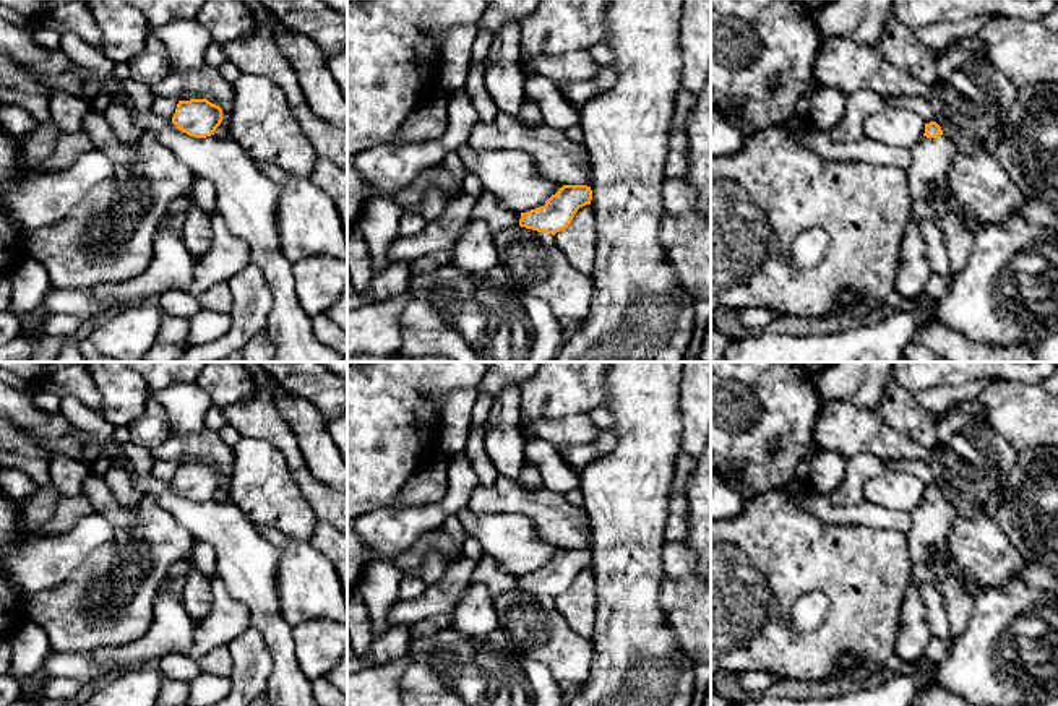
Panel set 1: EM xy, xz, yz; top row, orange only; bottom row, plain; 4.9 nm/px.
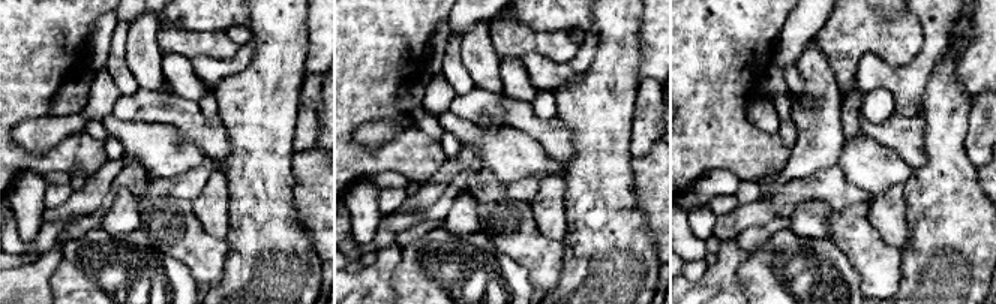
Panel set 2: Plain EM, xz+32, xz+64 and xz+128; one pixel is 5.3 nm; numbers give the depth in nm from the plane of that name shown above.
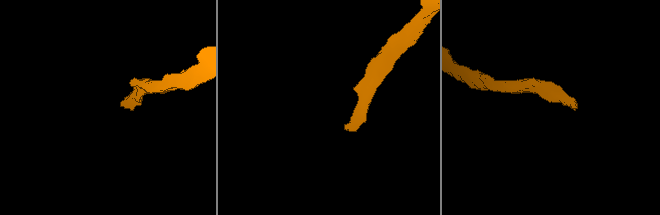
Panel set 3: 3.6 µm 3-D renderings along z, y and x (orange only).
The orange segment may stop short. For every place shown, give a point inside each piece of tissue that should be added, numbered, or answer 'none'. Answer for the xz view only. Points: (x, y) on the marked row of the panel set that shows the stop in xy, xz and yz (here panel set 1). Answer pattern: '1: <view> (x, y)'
none

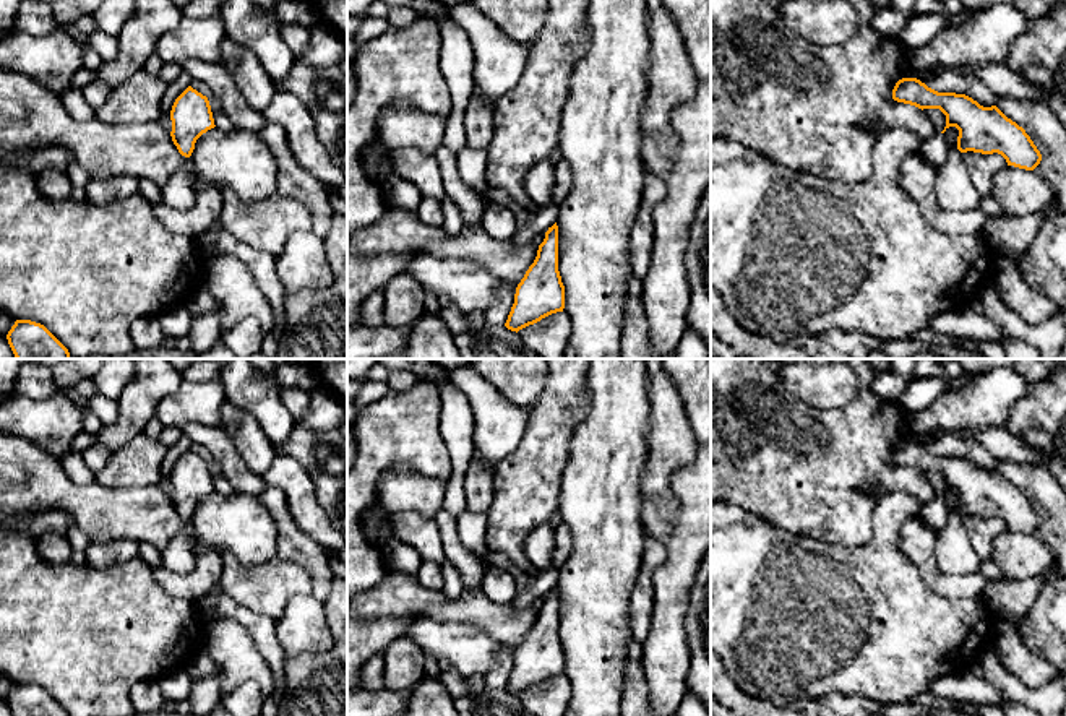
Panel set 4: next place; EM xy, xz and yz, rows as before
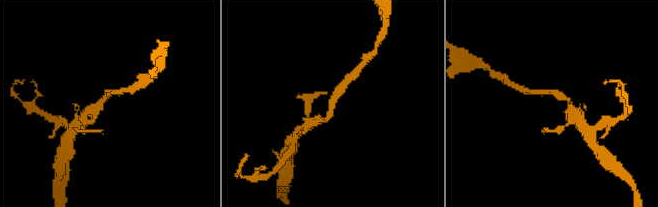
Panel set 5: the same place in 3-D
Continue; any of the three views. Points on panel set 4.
none

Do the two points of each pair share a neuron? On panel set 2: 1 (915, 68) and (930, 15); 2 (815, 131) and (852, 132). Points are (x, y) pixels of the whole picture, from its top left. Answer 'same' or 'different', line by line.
1: same
2: different

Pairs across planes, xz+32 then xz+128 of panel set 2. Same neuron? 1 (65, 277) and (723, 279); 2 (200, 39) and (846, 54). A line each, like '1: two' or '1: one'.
1: two
2: one

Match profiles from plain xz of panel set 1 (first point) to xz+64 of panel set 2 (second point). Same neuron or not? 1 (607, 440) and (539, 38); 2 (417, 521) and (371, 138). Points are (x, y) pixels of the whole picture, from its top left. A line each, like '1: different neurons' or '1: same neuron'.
1: different neurons
2: same neuron

